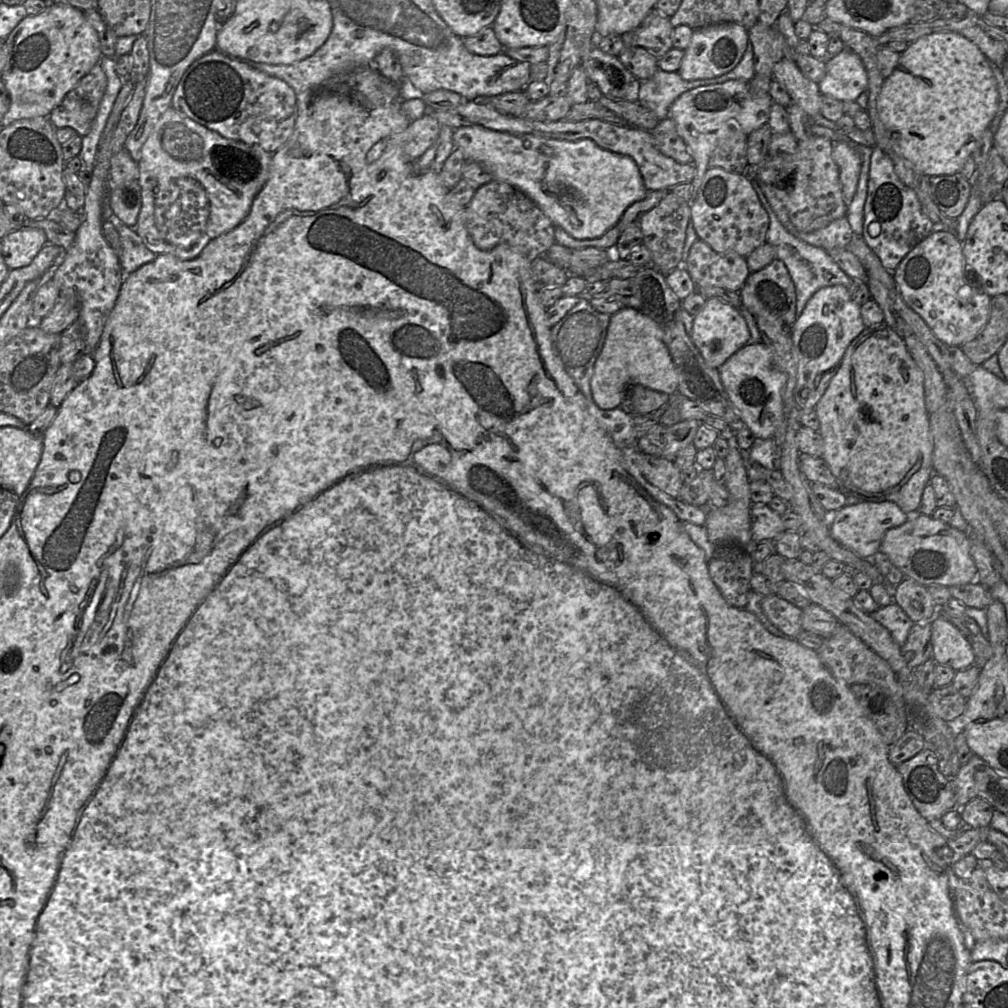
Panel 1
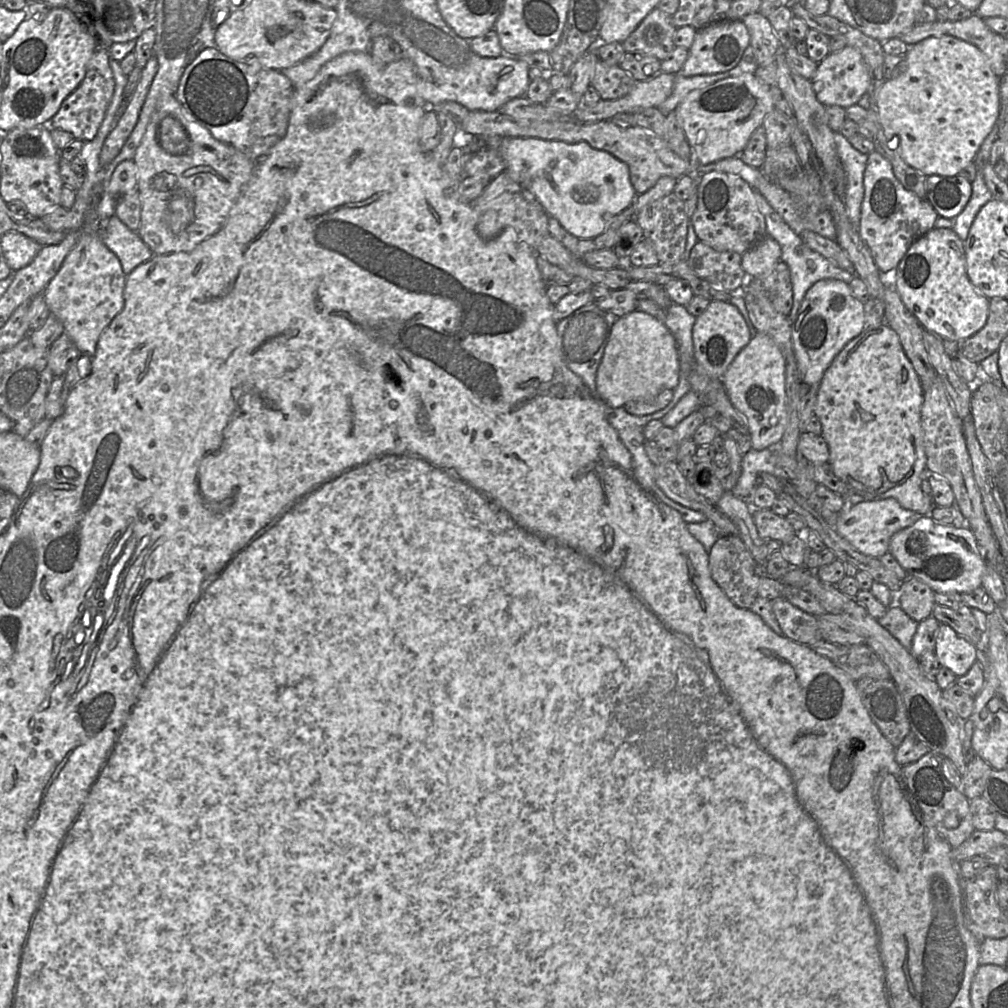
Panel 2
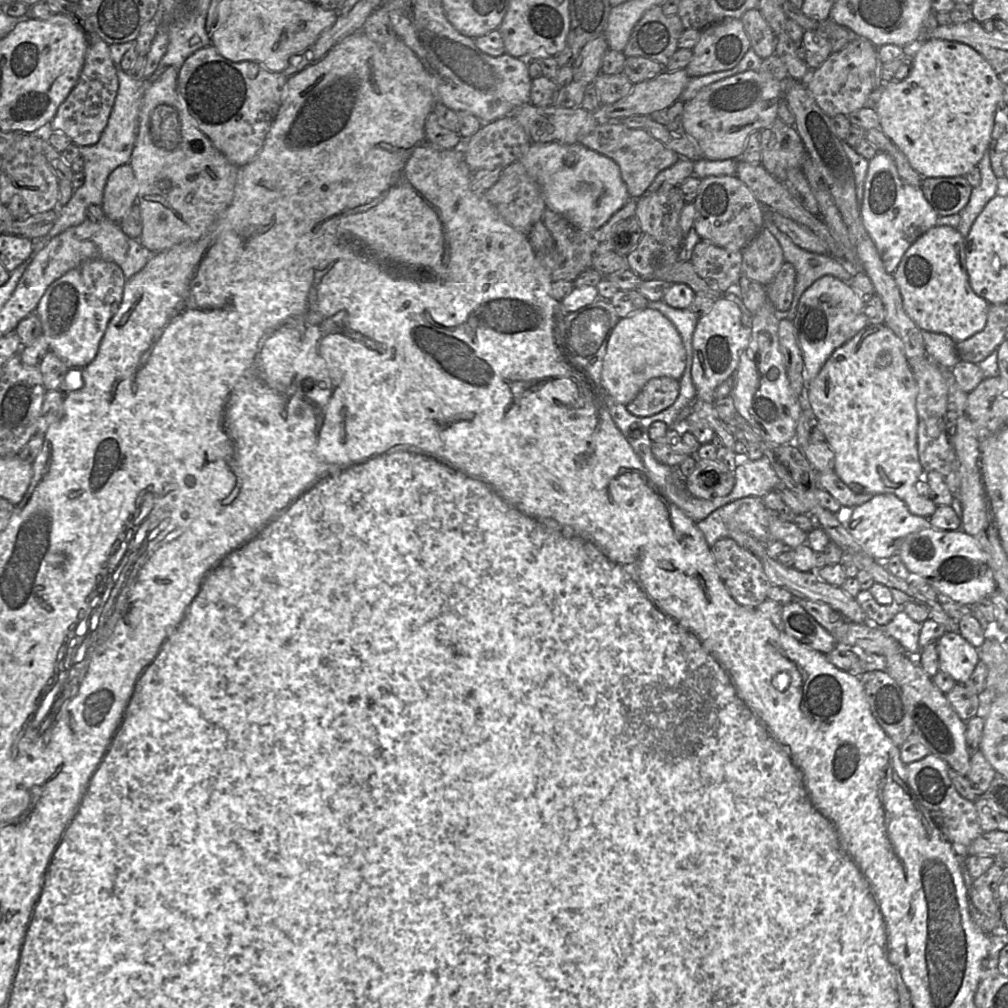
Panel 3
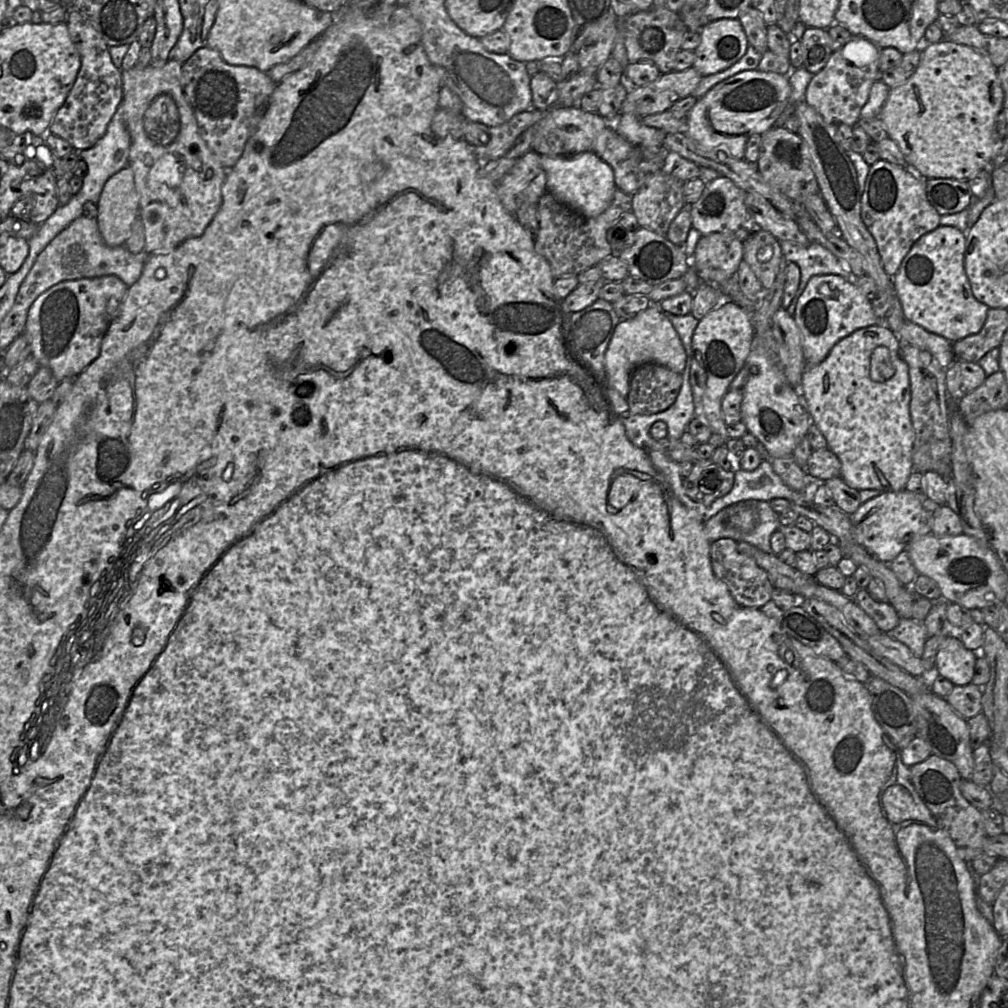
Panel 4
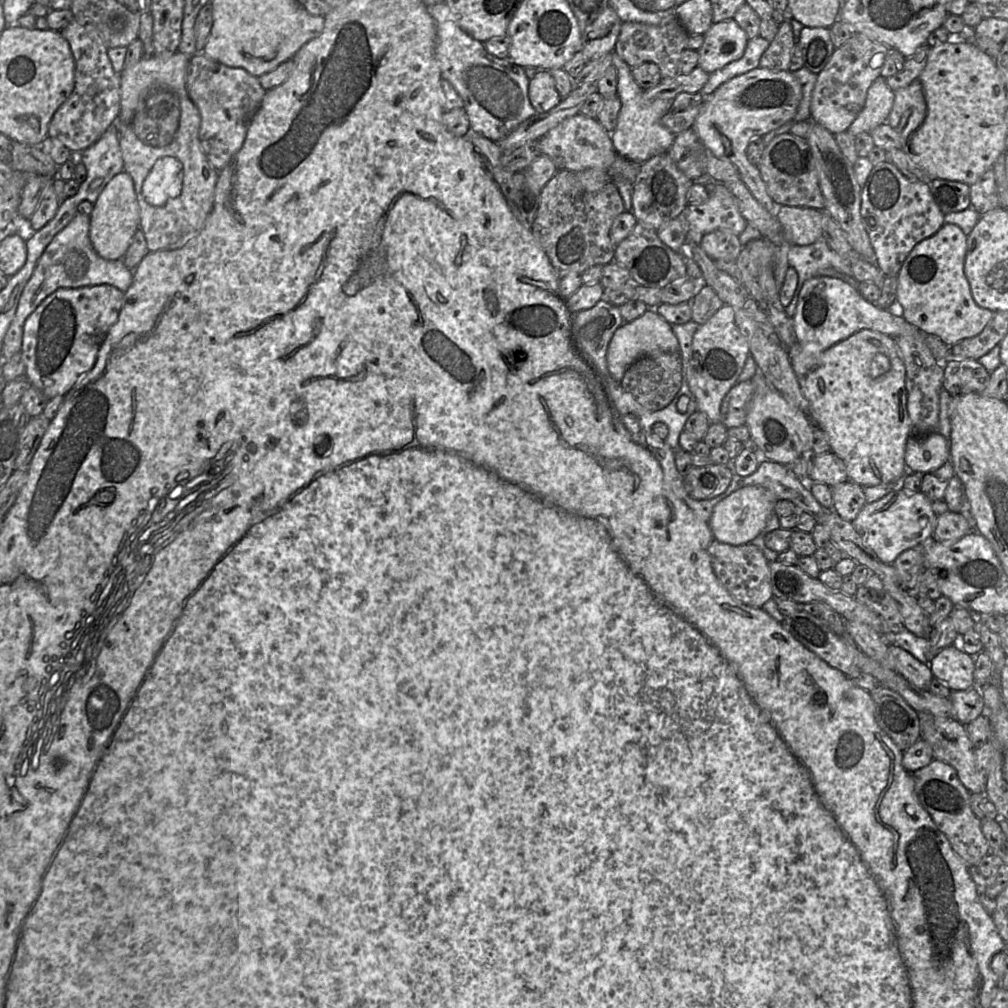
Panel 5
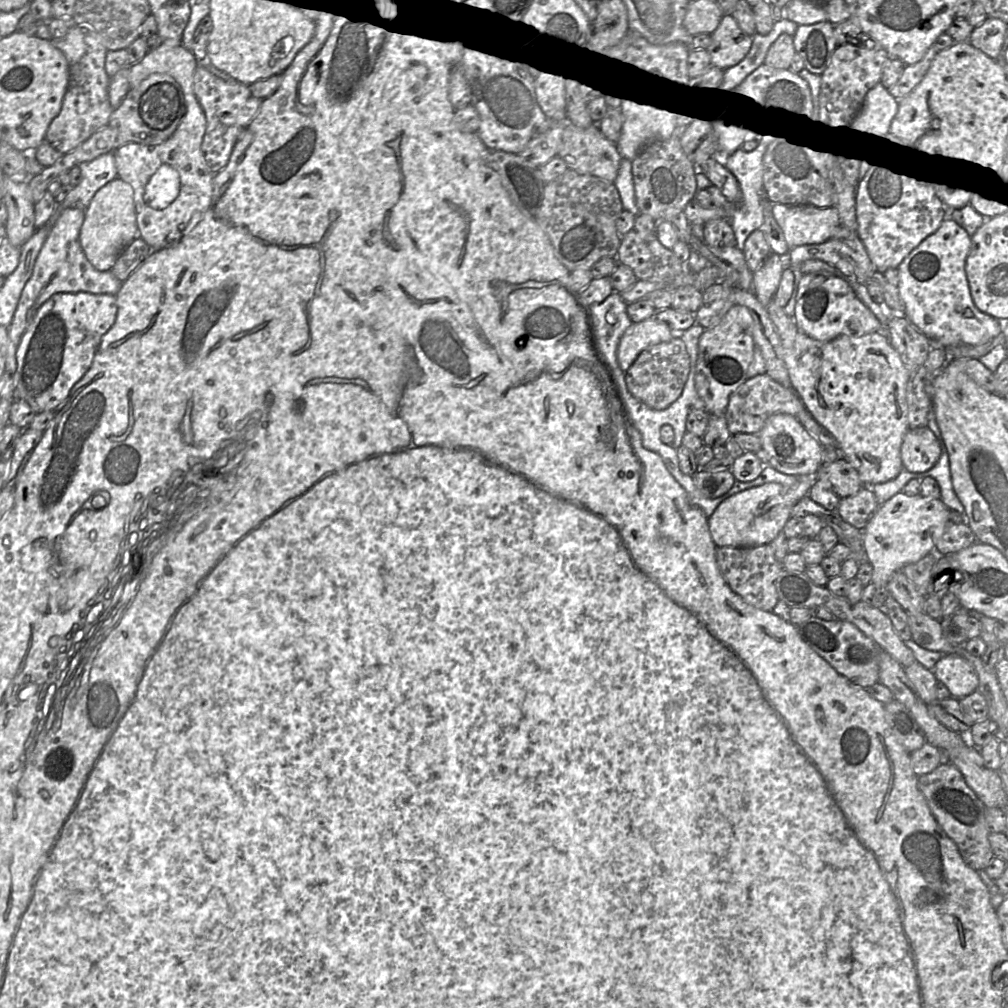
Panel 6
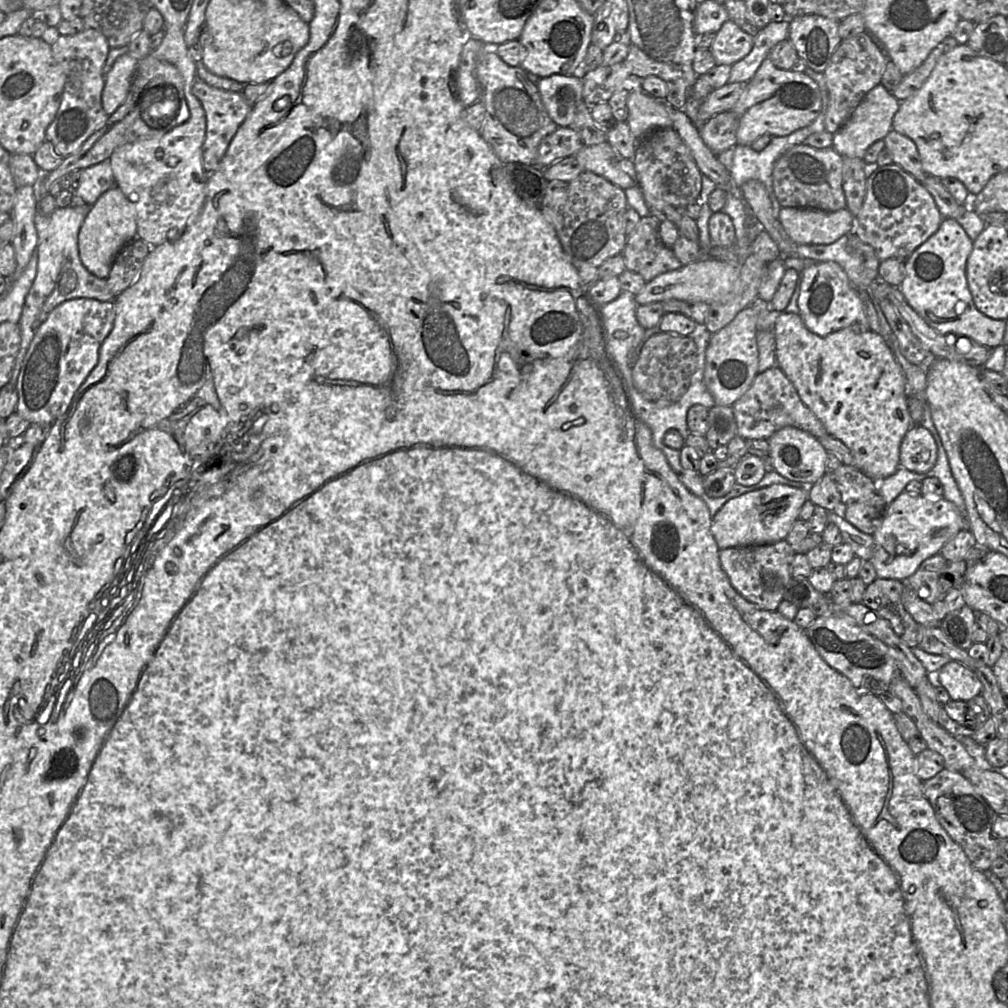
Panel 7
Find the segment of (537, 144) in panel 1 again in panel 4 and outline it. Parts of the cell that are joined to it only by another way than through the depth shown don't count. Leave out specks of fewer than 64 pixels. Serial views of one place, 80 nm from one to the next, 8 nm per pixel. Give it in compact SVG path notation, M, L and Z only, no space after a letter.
M593 151L569 157L541 155L540 163L546 173L546 190L558 202L588 218L600 215L611 204L617 189L613 169Z

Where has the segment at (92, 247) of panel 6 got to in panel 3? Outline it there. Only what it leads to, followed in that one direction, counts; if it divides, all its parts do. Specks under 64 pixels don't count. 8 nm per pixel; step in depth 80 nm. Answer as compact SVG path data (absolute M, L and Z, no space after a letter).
M124 164L109 175L101 208L107 219L120 224L137 202L138 183L130 164Z

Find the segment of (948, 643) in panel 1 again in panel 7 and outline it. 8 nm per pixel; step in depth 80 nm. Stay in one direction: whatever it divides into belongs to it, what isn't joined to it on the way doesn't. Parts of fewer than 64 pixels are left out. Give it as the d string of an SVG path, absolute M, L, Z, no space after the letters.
M951 660L930 675L947 690L951 700L967 702L981 695L982 684L976 674L957 661Z

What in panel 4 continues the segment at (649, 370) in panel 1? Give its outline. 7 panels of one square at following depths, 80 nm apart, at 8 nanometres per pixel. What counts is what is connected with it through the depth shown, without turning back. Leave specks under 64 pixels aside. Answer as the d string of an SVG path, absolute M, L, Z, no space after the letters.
M652 303L635 317L622 320L615 327L604 359L607 384L602 384L605 389L613 387L626 397L632 372L645 363L663 365L680 374L686 363L686 352L678 333L662 309Z

